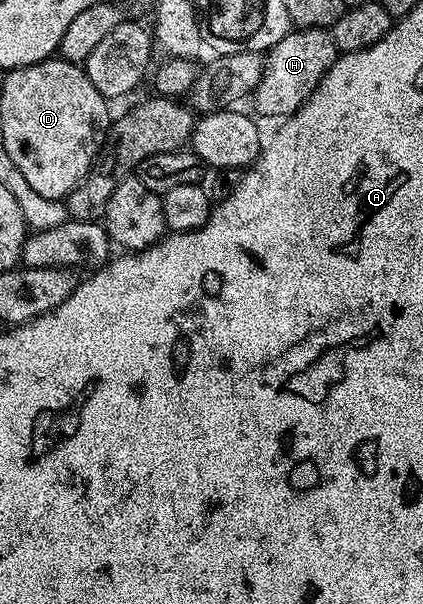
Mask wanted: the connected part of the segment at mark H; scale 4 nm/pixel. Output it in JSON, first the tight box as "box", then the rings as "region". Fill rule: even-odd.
{"box":[251,28,339,116],"region":[[[329,28],[290,30],[264,57],[265,69],[256,91],[251,96],[252,102],[257,103],[258,110],[265,116],[292,116],[301,109],[303,102],[307,102],[307,98],[311,98],[338,55],[339,49]]]}

